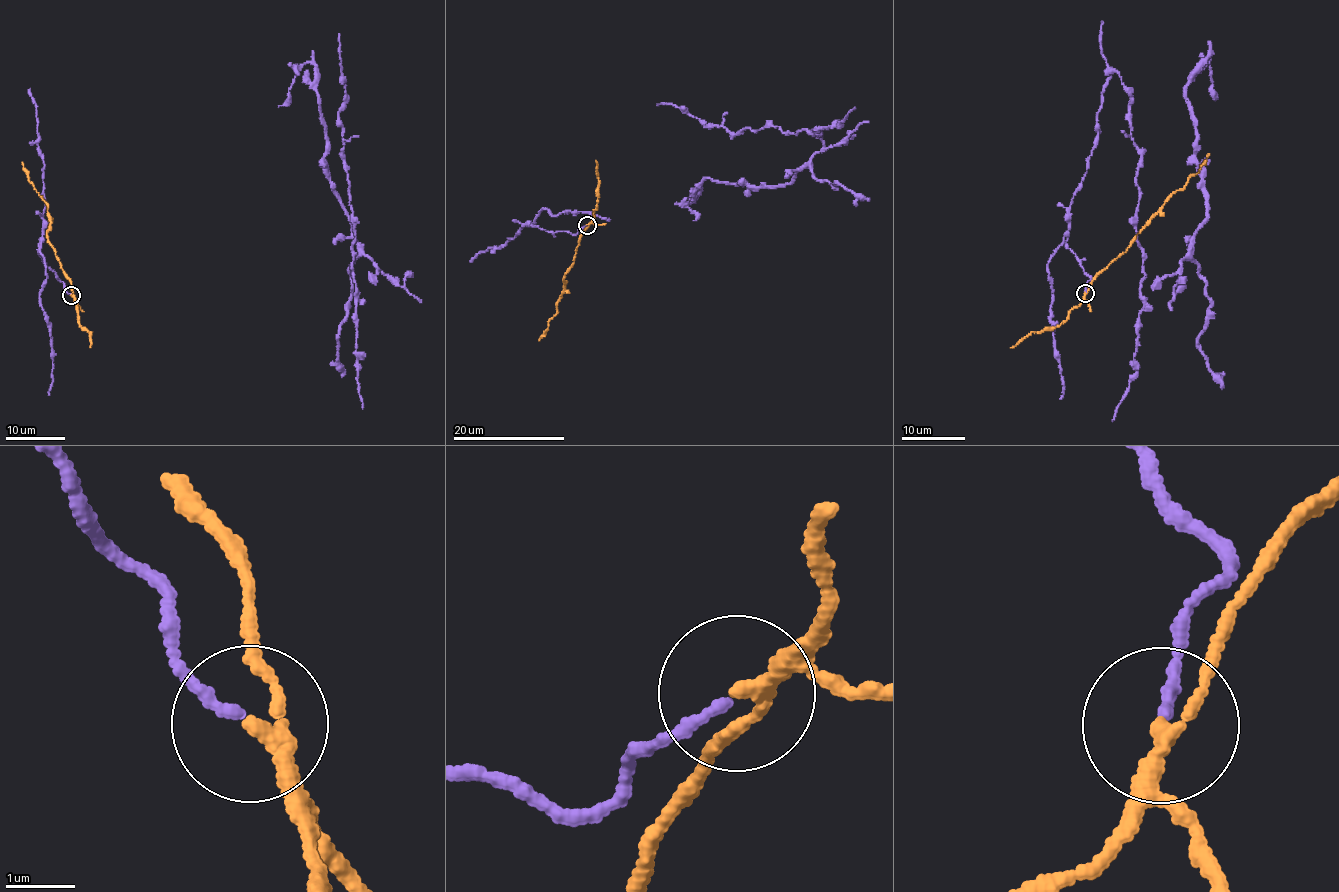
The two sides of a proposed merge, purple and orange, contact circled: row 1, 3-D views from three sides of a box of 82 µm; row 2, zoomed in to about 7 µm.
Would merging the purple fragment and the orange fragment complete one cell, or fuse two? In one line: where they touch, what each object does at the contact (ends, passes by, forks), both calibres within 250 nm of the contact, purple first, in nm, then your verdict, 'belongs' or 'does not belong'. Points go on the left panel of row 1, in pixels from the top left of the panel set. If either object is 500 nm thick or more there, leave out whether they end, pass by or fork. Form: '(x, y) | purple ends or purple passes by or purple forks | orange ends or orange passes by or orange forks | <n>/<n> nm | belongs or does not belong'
(71, 295) | purple ends | orange passes by | 160/200 nm | does not belong

